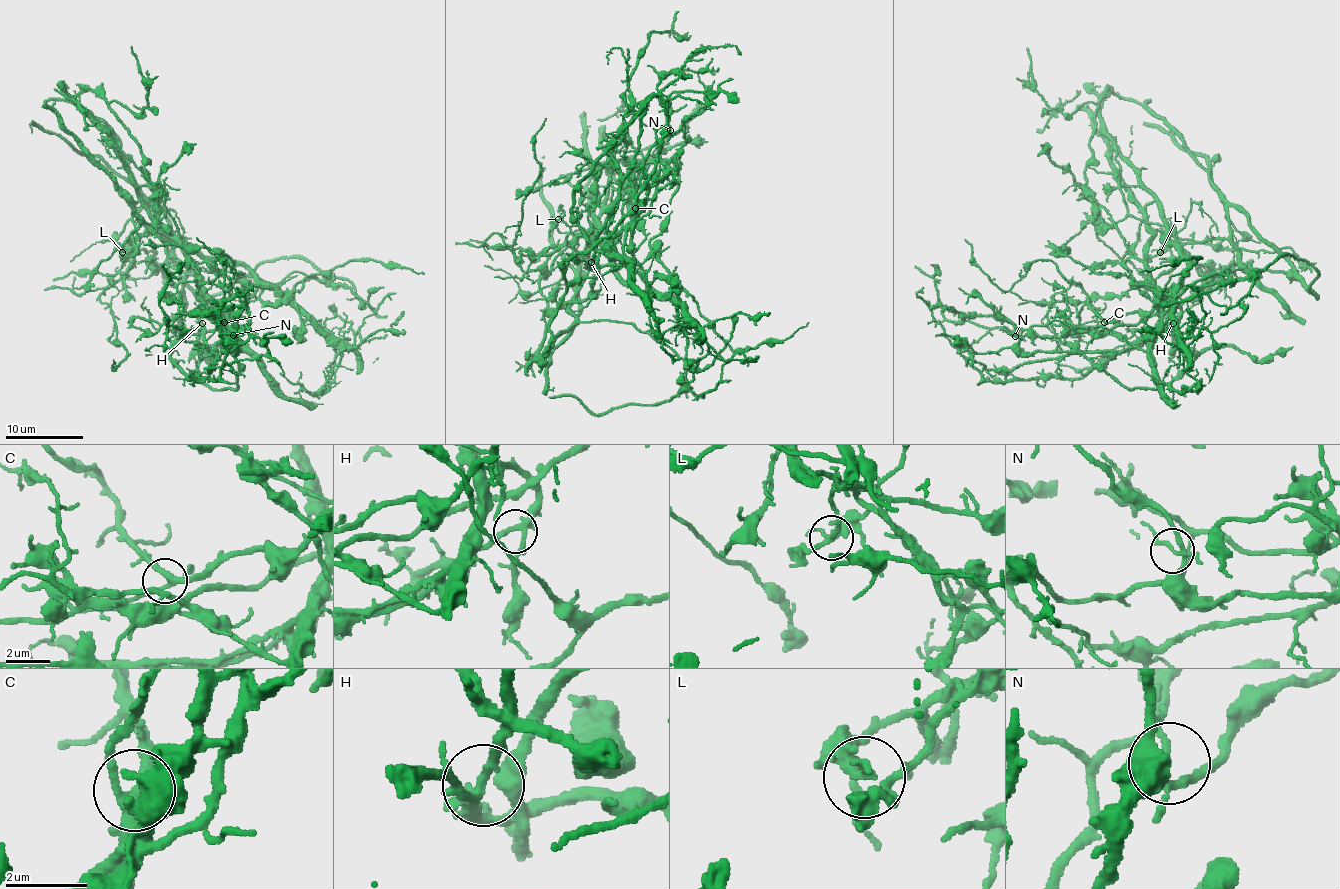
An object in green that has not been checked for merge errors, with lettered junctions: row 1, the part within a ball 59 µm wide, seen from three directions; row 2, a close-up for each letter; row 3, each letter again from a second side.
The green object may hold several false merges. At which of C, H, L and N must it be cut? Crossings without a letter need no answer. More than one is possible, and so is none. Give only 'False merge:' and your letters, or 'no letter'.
False merge: L

